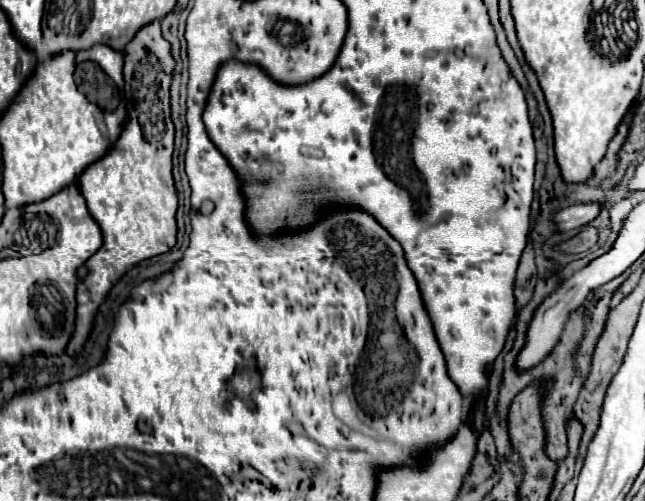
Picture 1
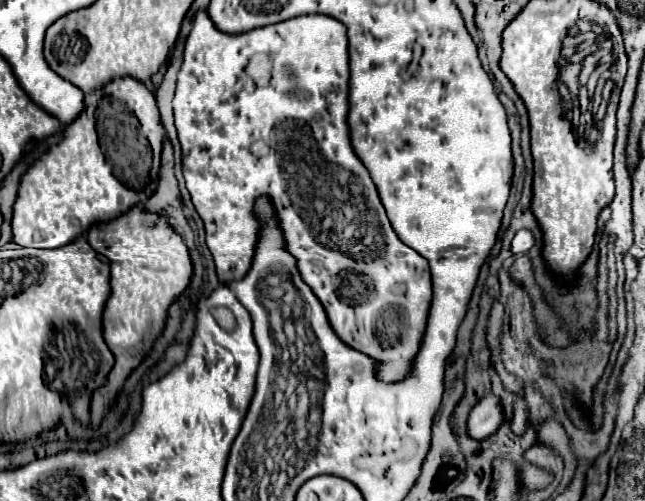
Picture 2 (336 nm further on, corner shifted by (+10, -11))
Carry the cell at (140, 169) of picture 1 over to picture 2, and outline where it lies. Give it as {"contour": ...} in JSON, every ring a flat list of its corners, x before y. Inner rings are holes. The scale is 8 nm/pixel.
{"contour":[[141,205,131,207,117,219,97,223,87,231,87,241,97,253,111,261,111,297,103,313,103,337,115,357,115,365,107,375,105,389,93,391,89,413,97,423,111,407,111,397,117,393,135,369,143,355,151,349,155,337,163,329,165,313,173,299,187,287,191,277,191,259,183,237,171,227,167,215,147,213]]}

